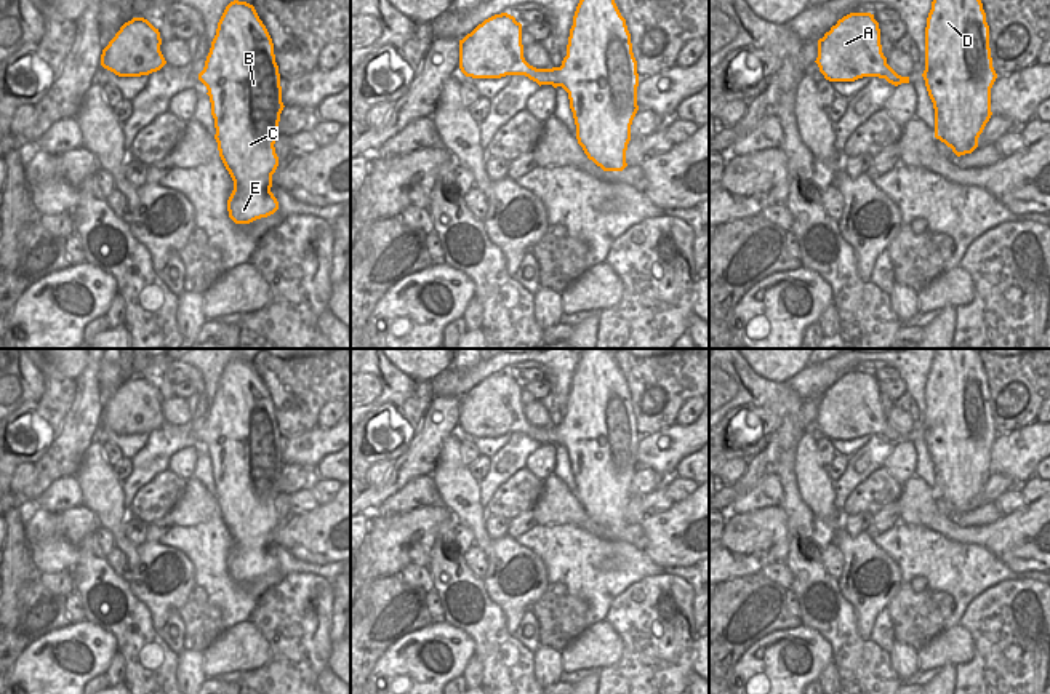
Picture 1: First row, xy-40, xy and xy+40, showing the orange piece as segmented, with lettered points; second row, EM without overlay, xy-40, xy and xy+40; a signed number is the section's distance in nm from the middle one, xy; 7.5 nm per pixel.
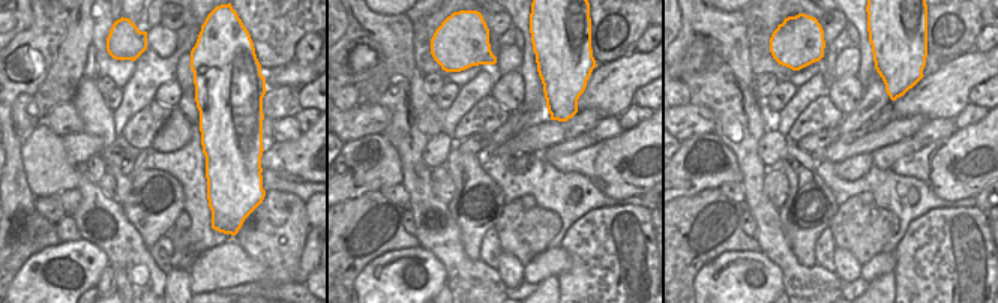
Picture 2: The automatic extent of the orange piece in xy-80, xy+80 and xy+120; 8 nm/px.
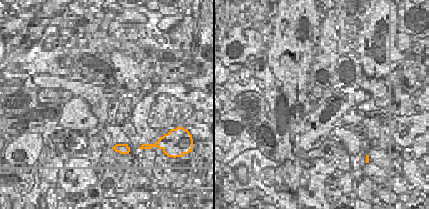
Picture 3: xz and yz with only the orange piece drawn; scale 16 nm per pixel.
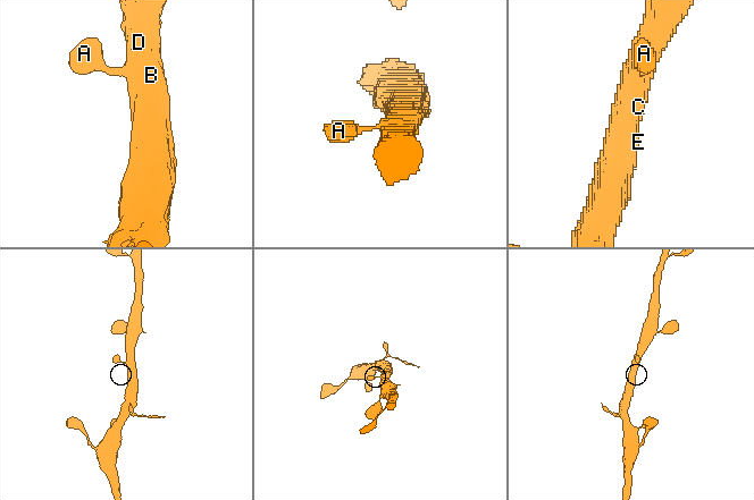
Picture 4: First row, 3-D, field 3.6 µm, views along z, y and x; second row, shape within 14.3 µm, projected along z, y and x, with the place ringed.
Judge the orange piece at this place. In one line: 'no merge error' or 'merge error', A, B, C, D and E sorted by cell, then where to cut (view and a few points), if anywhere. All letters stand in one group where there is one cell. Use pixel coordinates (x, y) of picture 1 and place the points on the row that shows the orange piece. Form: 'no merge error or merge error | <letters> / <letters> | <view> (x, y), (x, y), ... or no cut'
no merge error | A B C D E | no cut

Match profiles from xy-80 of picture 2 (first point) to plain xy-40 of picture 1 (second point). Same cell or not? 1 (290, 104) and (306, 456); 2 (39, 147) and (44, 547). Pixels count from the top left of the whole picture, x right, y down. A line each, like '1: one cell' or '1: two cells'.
1: two cells
2: one cell

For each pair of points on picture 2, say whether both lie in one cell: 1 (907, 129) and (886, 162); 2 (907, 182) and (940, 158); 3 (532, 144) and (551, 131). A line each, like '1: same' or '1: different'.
1: different
2: different
3: same

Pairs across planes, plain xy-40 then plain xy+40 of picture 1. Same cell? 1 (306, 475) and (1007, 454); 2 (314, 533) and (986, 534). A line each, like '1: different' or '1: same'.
1: different
2: same

